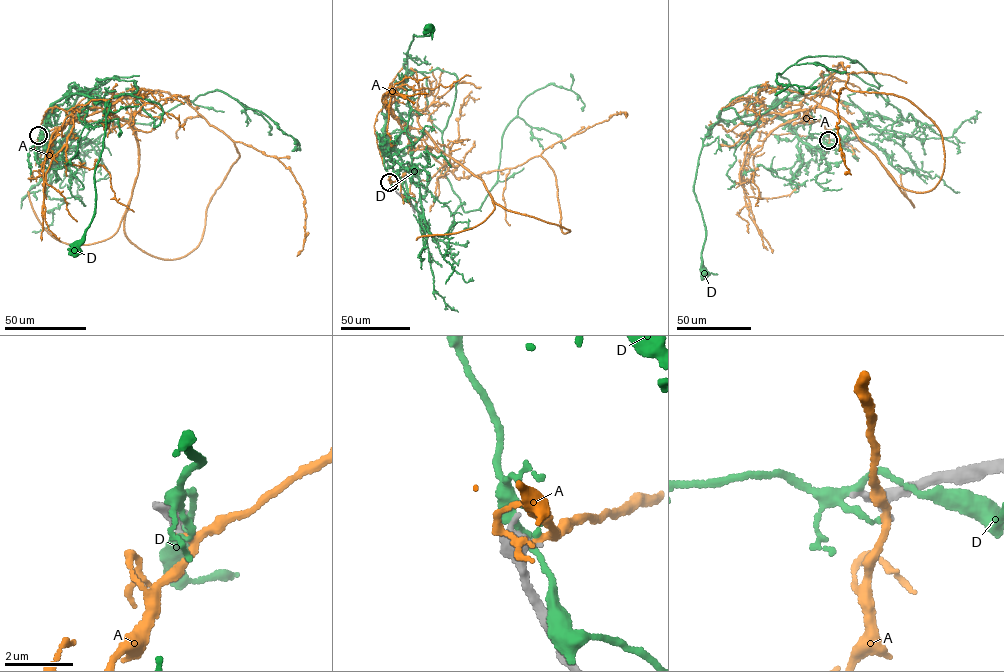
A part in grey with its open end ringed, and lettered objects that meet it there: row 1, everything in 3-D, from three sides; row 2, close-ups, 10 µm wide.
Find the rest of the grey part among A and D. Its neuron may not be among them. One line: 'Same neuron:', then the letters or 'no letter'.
Same neuron: no letter

